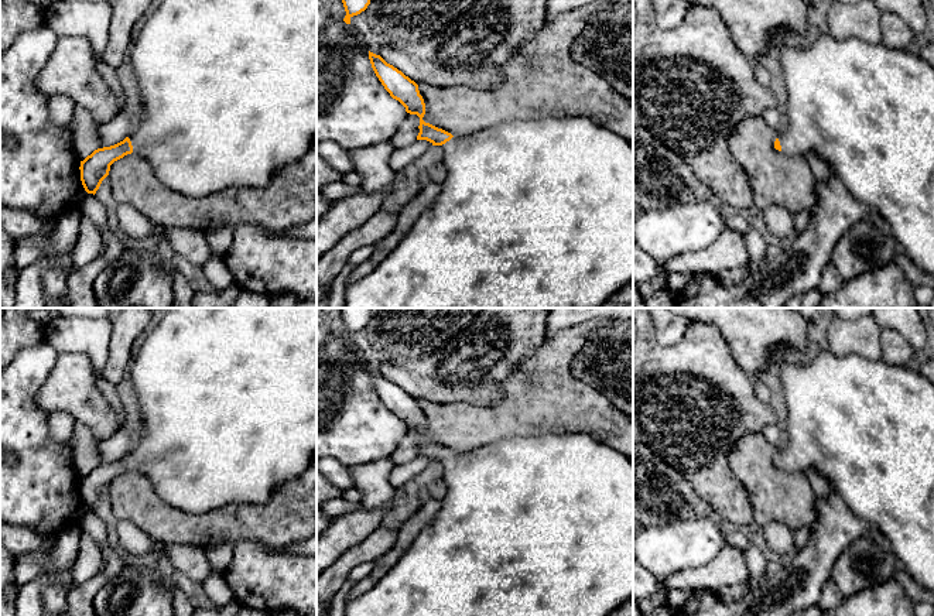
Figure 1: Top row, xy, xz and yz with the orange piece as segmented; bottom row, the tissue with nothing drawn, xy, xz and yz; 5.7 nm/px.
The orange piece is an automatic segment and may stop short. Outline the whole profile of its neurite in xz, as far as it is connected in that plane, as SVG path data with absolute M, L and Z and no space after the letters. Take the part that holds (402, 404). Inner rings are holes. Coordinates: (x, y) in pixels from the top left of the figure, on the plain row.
M369 367L372 384L406 428L420 434L417 456L441 462L447 493L435 517L414 538L410 548L390 571L367 592L349 599L345 616L608 616L633 596L633 463L619 451L602 445L588 434L543 434L496 439L469 452L458 454L422 437L425 420L418 401L401 387Z

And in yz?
M828 348L818 349L814 359L788 363L779 360L777 373L781 381L787 408L787 441L777 451L774 465L788 475L801 475L807 469L818 470L835 487L845 504L870 526L876 526L890 544L900 567L923 588L934 592L934 383L920 372L906 366L887 365L883 359L870 360L858 355L835 356Z

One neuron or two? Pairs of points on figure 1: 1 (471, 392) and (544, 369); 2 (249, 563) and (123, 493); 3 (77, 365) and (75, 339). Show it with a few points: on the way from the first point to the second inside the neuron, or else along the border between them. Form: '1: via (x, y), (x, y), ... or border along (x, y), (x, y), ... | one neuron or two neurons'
1: border along (524, 358), (505, 379), (502, 396), (479, 406) | two neurons
2: border along (262, 543), (239, 541), (235, 546) | two neurons
3: border along (60, 351), (84, 352), (98, 376) | two neurons

